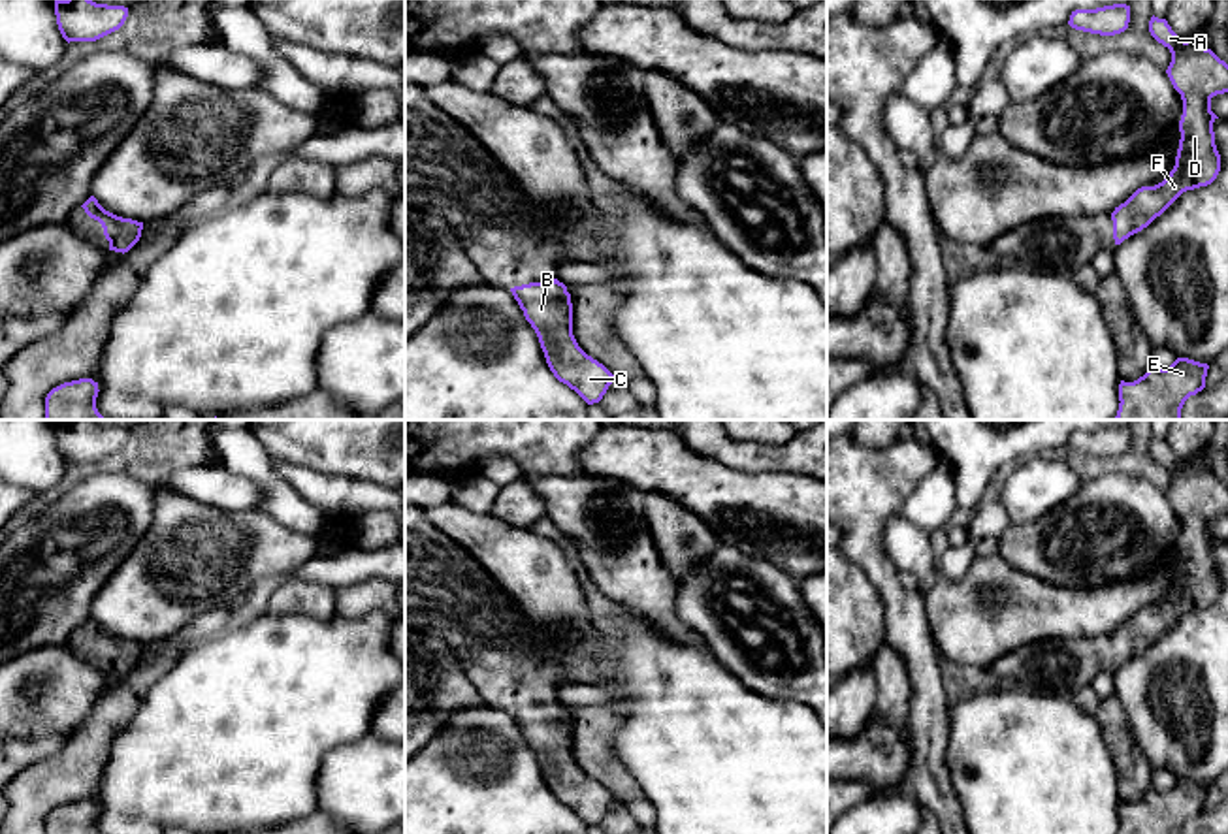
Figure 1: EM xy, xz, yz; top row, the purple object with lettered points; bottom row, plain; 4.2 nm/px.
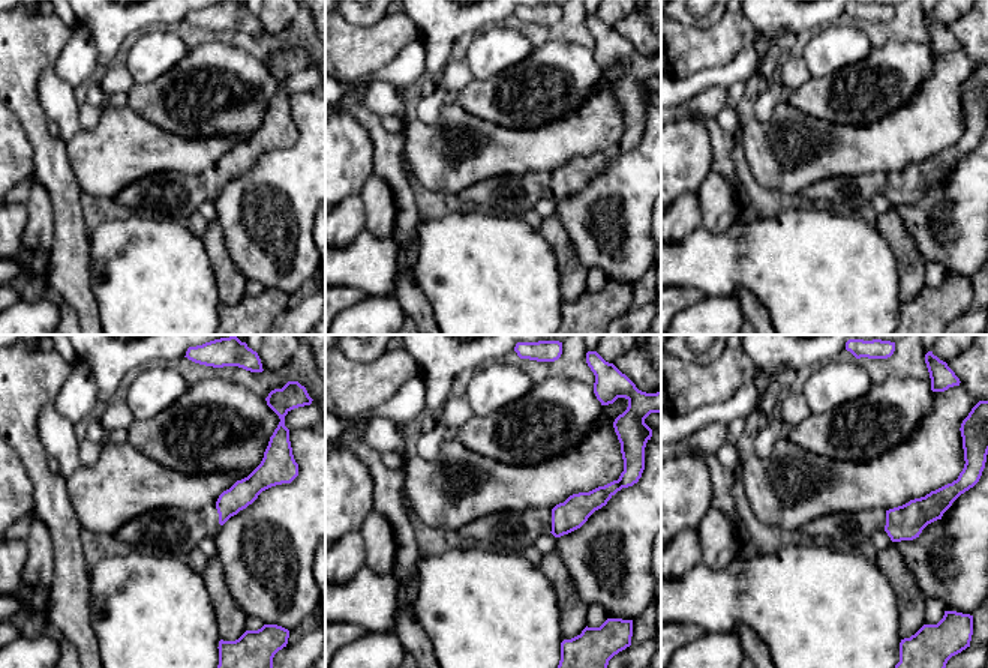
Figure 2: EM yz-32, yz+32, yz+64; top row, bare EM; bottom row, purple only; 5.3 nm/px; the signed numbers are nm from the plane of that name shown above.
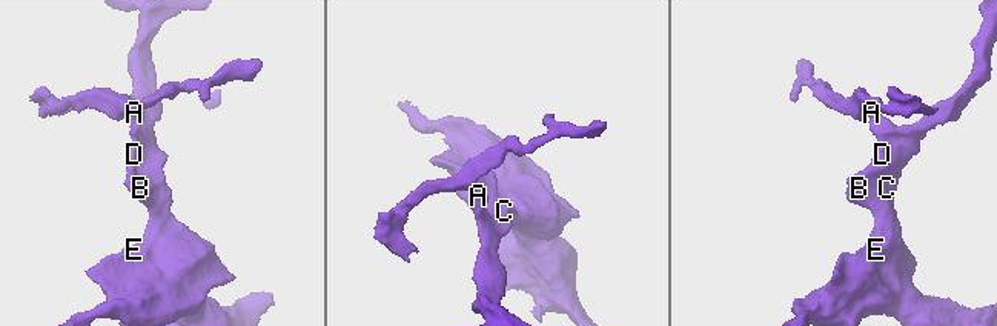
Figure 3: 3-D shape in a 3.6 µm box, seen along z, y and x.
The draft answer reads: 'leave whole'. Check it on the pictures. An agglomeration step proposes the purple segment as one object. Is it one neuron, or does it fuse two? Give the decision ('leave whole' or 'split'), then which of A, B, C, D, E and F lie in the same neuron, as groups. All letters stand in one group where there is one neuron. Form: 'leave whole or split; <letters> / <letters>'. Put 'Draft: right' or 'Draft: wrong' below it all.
leave whole; A B C D E F
Draft: right

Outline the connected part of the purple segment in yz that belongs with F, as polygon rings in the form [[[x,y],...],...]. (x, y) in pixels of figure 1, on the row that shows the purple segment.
[[[1151,17],[1151,36],[1170,49],[1171,62],[1166,70],[1173,88],[1181,94],[1183,115],[1179,120],[1179,149],[1175,166],[1170,175],[1155,184],[1138,188],[1124,203],[1111,213],[1113,239],[1121,245],[1130,235],[1147,228],[1160,217],[1183,192],[1211,184],[1220,171],[1220,154],[1215,145],[1213,122],[1219,119],[1211,111],[1211,98],[1228,92],[1228,64],[1220,60],[1211,49],[1200,47],[1194,40],[1181,40],[1166,19]]]

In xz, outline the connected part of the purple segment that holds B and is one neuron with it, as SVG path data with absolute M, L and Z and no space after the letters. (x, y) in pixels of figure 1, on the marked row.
M554 279L514 286L510 292L535 329L554 377L588 405L599 403L616 377L578 346L567 286Z

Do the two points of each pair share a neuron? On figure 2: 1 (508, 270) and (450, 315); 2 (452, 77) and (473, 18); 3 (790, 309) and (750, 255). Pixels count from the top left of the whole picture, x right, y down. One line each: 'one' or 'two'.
1: one
2: two
3: one

